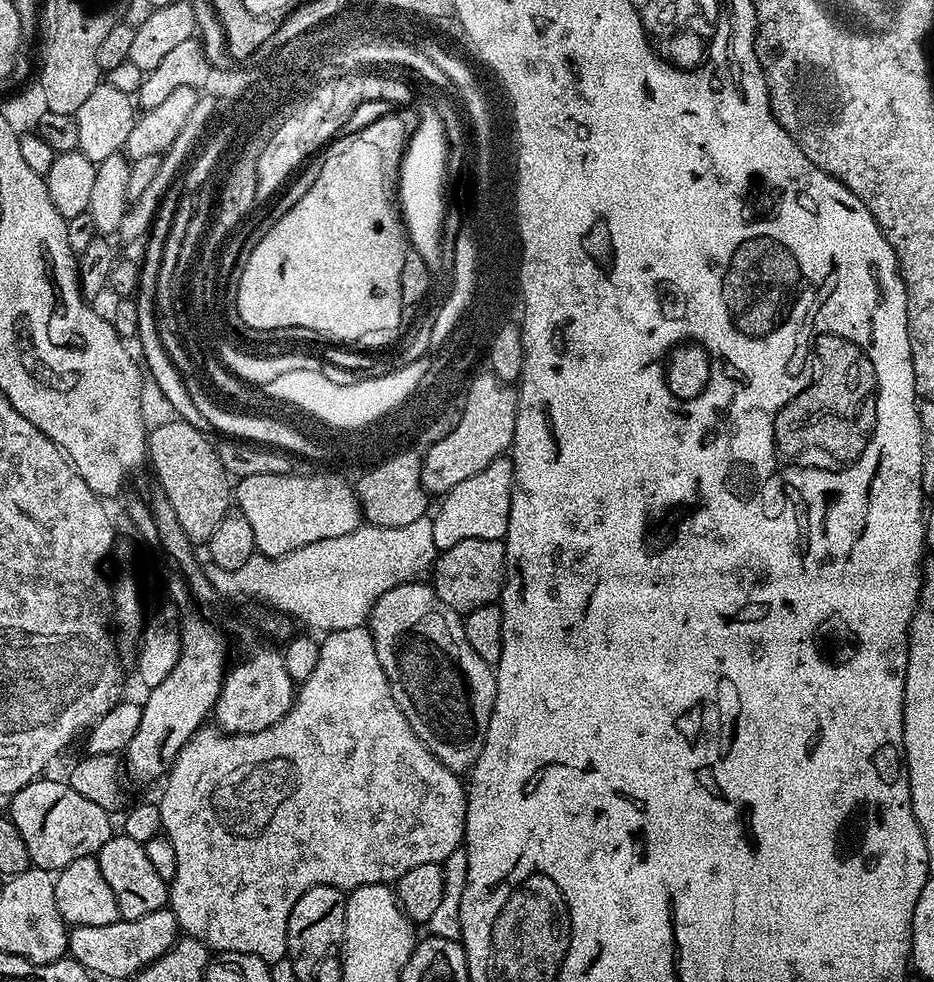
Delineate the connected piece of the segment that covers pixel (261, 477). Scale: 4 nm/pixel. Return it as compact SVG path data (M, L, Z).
M295 471L286 474L254 474L243 477L234 488L235 507L246 514L250 526L254 529L256 552L261 556L278 557L290 554L302 546L310 546L310 542L318 542L326 538L342 538L342 534L350 534L361 527L360 503L356 490L343 475L335 476L332 472L324 472L321 476L296 476Z

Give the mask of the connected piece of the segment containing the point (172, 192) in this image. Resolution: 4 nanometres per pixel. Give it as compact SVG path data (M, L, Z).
M172 186L168 189L161 199L160 206L156 216L152 219L151 231L146 236L148 249L144 252L144 260L140 267L140 284L136 289L134 299L138 310L138 328L137 337L141 344L142 354L144 355L144 364L146 365L147 375L152 376L158 387L166 394L168 401L174 406L177 417L182 420L192 420L194 416L194 405L192 395L186 388L186 382L183 381L179 371L174 366L170 354L166 354L166 346L162 346L162 340L159 337L159 328L156 325L156 280L158 279L158 270L162 262L162 250L166 246L166 234L170 234L170 222L174 222L174 210L178 206L182 192L178 187Z

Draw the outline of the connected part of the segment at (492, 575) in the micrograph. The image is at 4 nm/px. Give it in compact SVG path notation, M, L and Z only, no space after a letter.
M470 538L466 542L458 542L443 549L437 555L430 573L430 584L435 588L436 596L446 602L446 606L461 614L467 614L478 610L478 606L499 601L500 592L504 588L505 567L506 557L501 541Z

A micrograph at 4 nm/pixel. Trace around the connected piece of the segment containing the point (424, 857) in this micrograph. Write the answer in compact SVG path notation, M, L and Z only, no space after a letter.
M367 627L330 632L320 640L318 662L311 671L310 678L306 678L306 682L297 687L296 699L290 710L282 719L274 722L274 726L241 736L225 734L219 730L211 731L194 733L186 746L182 746L163 781L164 793L158 797L158 803L162 814L163 835L167 836L170 846L174 846L174 855L178 861L178 870L174 870L174 878L170 881L167 907L172 909L177 929L184 936L193 936L202 941L213 953L254 954L269 966L276 964L288 955L286 926L290 922L290 910L294 910L294 902L298 902L298 898L302 898L306 890L314 886L351 890L371 884L391 885L400 880L406 870L414 870L414 866L442 865L456 848L463 845L468 805L465 781L460 781L461 777L450 771L422 743L418 734L414 734L406 714L402 714L398 702L394 702L390 682L382 670L382 664L378 662L374 638Z

